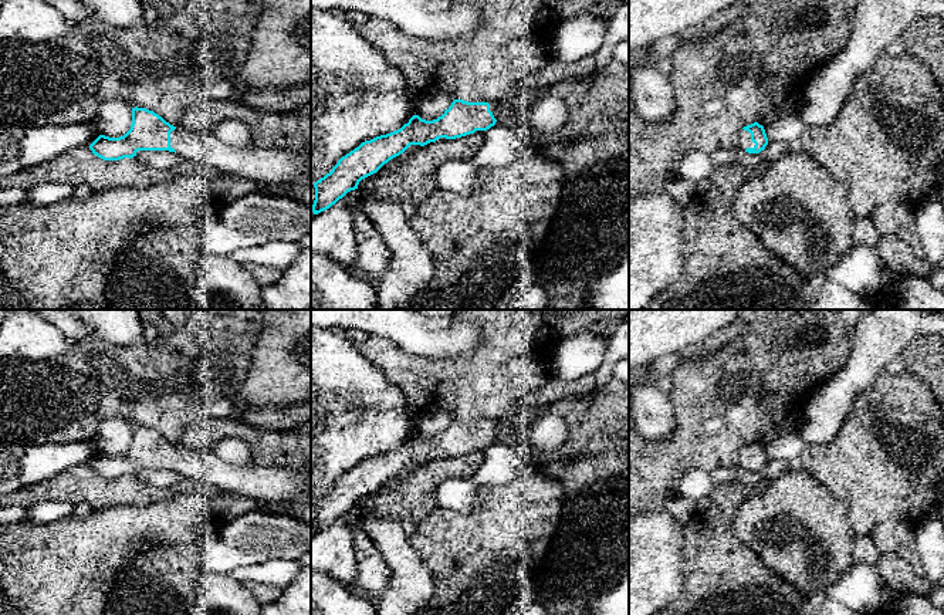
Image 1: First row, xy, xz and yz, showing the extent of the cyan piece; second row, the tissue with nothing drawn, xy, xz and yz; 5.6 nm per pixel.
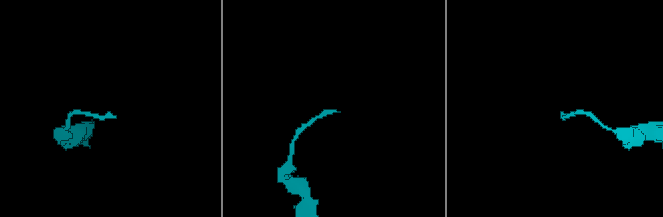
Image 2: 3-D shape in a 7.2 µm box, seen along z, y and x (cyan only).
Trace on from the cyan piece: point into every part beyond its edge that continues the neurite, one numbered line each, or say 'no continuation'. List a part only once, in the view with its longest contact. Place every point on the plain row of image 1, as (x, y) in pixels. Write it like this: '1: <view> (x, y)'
1: yz (744, 455)

